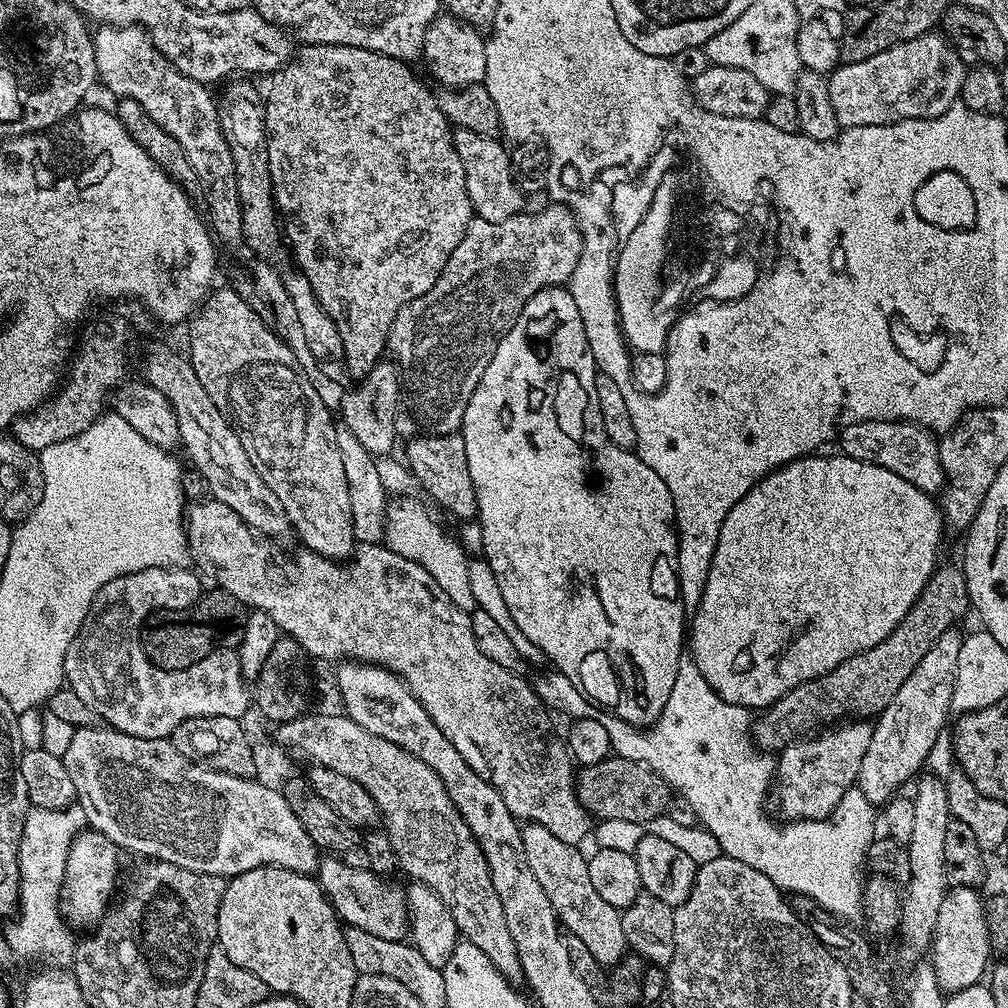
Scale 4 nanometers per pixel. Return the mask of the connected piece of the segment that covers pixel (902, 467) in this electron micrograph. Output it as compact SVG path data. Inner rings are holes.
M859 420L853 424L845 424L838 432L839 451L843 455L870 462L898 474L898 478L906 478L914 486L918 486L923 492L936 494L943 489L946 477L942 470L940 461L940 446L937 437L928 429L920 427L919 424L910 424L907 420Z

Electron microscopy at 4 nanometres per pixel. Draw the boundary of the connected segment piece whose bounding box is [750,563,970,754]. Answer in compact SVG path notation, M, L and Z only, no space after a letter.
M941 563L926 582L922 594L914 602L914 606L908 611L906 618L902 618L902 622L898 622L896 629L885 640L878 642L878 646L870 646L870 650L862 650L858 654L846 658L834 670L794 686L794 690L790 690L782 698L778 698L778 702L763 709L755 717L750 729L756 747L769 754L776 754L788 744L807 737L817 730L827 729L837 722L844 722L849 718L875 717L892 701L894 694L898 694L902 682L906 682L906 678L910 678L910 674L914 674L914 666L918 666L918 662L922 662L922 654L926 654L926 650L930 650L930 646L934 646L934 642L938 642L938 638L942 638L942 634L949 632L953 626L959 625L961 623L959 620L967 612L970 612L970 601L963 567L956 565L955 568L952 564Z

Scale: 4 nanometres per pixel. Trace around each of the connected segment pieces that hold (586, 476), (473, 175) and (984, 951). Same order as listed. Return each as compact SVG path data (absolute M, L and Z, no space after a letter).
M564 286L538 290L538 294L534 294L534 298L530 298L530 302L526 302L526 306L522 308L520 317L514 322L513 328L498 342L498 348L494 351L494 356L490 360L490 366L486 367L486 372L482 374L481 381L478 383L477 389L474 390L469 405L466 406L465 416L462 421L462 435L466 442L466 462L470 462L470 478L474 482L474 490L476 491L476 510L482 526L482 546L484 547L482 558L488 563L490 570L494 570L494 578L498 578L498 586L502 589L502 602L506 602L506 606L510 610L510 618L514 618L514 623L518 625L518 630L522 630L522 634L526 634L526 638L530 638L530 642L534 642L534 646L538 646L538 650L542 650L545 661L555 671L564 674L574 686L580 688L581 692L593 704L601 709L603 707L606 708L604 710L623 721L625 725L630 726L630 724L633 724L636 727L633 729L644 730L655 724L656 719L662 714L662 710L666 706L666 698L670 698L670 690L673 689L674 678L678 674L678 666L682 663L683 656L680 655L683 652L685 655L686 652L686 609L683 600L680 599L680 587L678 586L678 574L676 573L676 555L680 552L676 530L676 511L674 510L674 502L672 501L670 490L662 477L653 468L646 466L646 462L642 462L642 458L637 456L635 451L619 448L614 442L610 442L610 438L606 434L606 426L602 422L602 410L598 410L598 394L596 393L597 371L596 359L590 350L588 339L586 338L586 326L582 326L582 314L578 314L578 306L574 303L571 291Z
M456 128L452 132L452 141L458 150L462 170L466 170L466 190L470 194L473 213L486 222L502 222L517 215L525 207L525 193L514 175L509 149L507 152L496 136L474 134L474 130L465 128Z
M949 887L942 898L942 906L938 906L936 933L932 935L930 945L933 972L931 975L935 979L936 987L944 994L981 983L990 968L988 956L993 955L993 950L984 913L985 897L979 896L976 891L975 887Z

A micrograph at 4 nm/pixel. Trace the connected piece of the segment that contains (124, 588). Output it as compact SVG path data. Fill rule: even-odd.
M188 566L147 568L146 570L138 570L134 574L126 574L125 576L114 578L110 582L106 582L106 586L102 586L102 590L98 590L98 594L92 599L90 610L86 614L86 618L74 638L74 642L70 642L70 646L66 650L64 678L67 687L72 688L74 694L78 694L78 698L82 698L82 702L86 702L86 706L90 706L90 710L94 710L94 714L98 714L101 721L103 721L107 727L114 728L117 732L121 732L122 734L130 734L134 738L154 738L155 740L163 740L171 737L172 731L178 726L182 726L182 722L186 722L190 718L214 718L215 716L221 716L222 718L240 720L241 717L243 717L243 712L246 711L247 708L250 708L250 688L244 679L235 651L229 650L229 652L220 652L221 650L213 650L206 658L202 658L202 662L194 662L194 666L190 666L186 670L174 670L171 672L170 670L162 670L158 666L151 664L142 650L140 629L144 627L151 612L157 612L163 608L169 608L170 610L179 612L182 608L188 608L200 597L202 585L200 585L199 579L201 580L201 577Z

